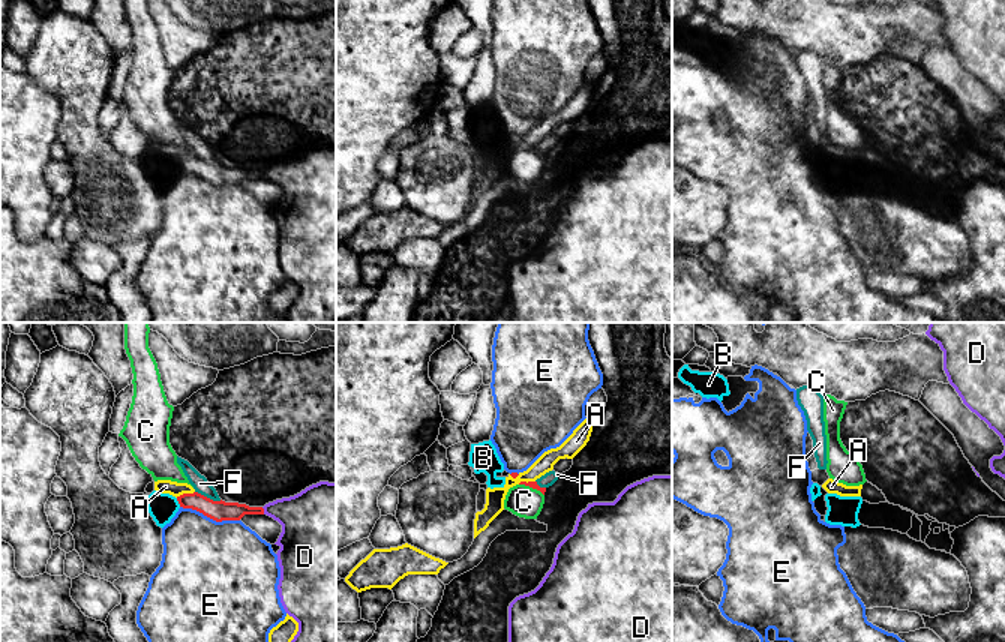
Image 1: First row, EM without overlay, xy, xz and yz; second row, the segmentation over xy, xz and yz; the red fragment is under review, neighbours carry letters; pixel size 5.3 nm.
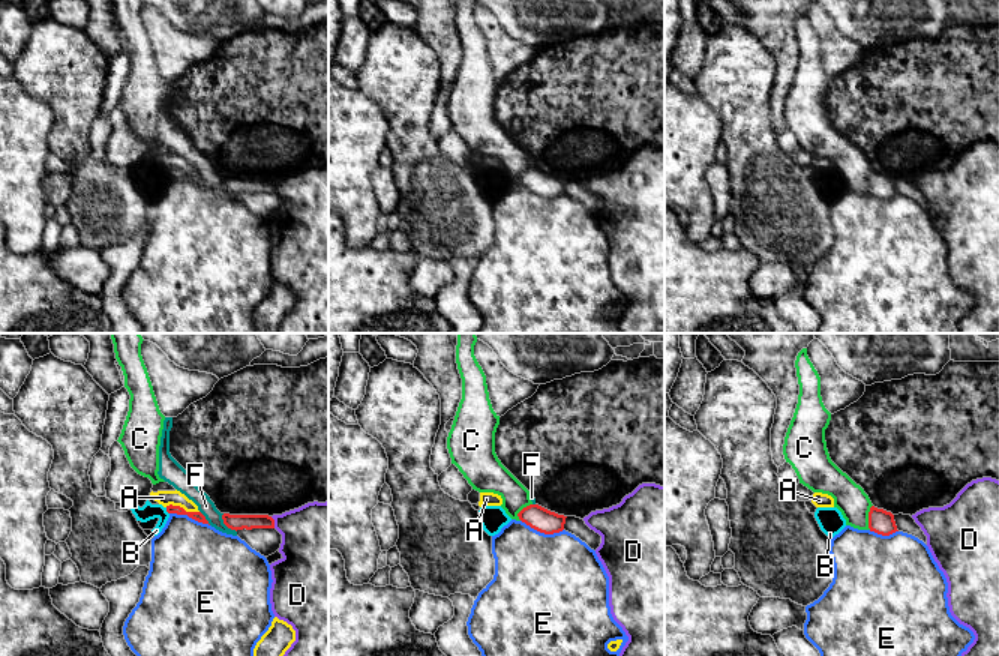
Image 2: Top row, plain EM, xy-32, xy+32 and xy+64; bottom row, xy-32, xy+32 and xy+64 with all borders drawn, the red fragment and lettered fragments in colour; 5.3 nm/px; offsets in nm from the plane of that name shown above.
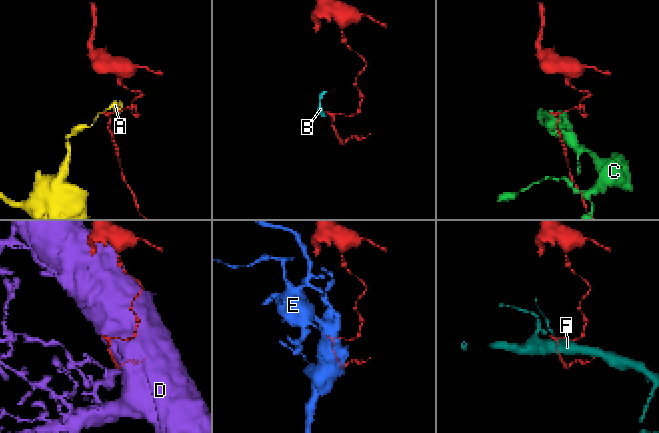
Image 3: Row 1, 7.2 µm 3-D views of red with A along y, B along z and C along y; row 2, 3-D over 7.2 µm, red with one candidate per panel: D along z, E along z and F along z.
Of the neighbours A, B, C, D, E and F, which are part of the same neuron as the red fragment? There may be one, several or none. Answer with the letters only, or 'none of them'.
none of them

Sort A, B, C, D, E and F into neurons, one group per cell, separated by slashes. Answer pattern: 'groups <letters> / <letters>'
groups A / B / C / D / E / F

